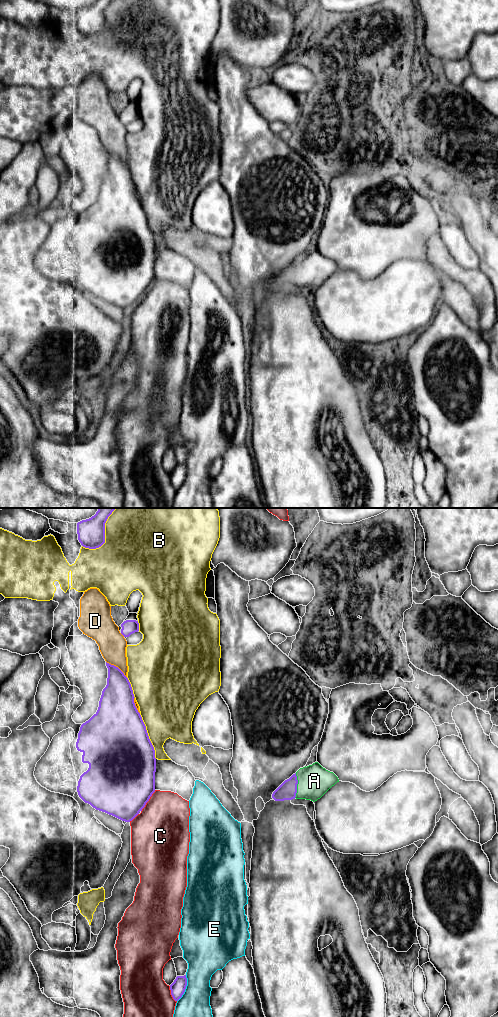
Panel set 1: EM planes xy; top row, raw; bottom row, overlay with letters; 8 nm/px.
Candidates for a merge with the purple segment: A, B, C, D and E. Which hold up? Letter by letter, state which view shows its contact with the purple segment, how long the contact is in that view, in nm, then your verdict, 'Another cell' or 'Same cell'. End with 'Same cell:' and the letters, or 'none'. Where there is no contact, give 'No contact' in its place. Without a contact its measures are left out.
A: Touches purple in xy. Shared border 200 nm. Same cell
B: Touches purple in xy. Shared border 420 nm. Another cell
C: Touches purple in xy. Shared border 200 nm. Another cell
D: Touches purple in xy. Shared border 220 nm. Another cell
E: Touches purple in xy. Shared border 220 nm. Another cell
Same cell: A

